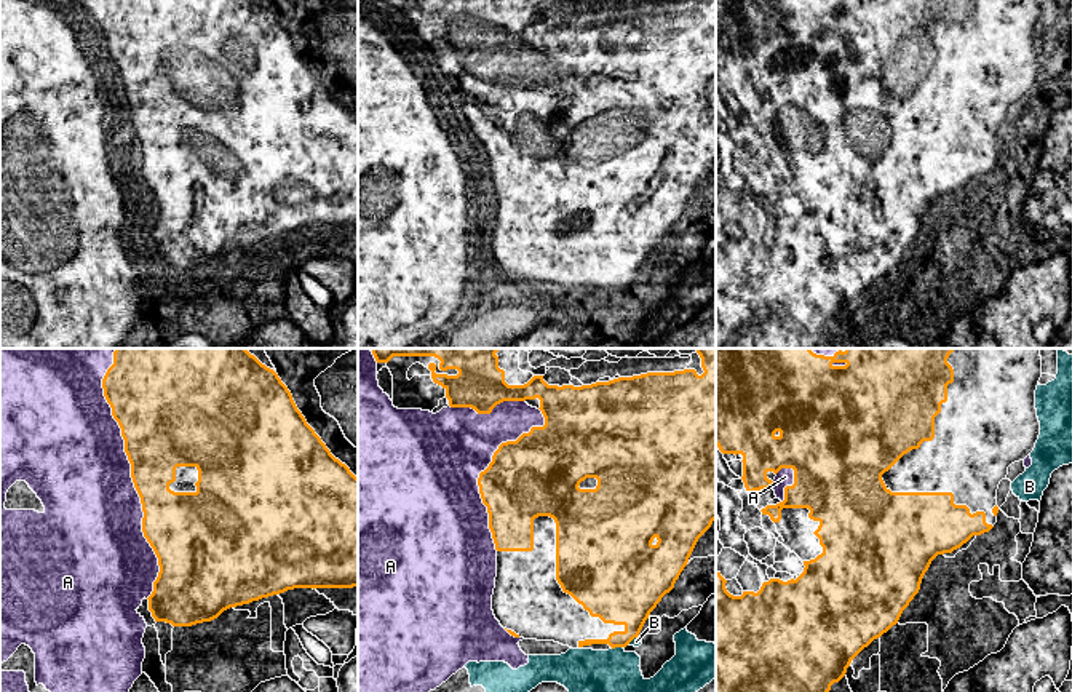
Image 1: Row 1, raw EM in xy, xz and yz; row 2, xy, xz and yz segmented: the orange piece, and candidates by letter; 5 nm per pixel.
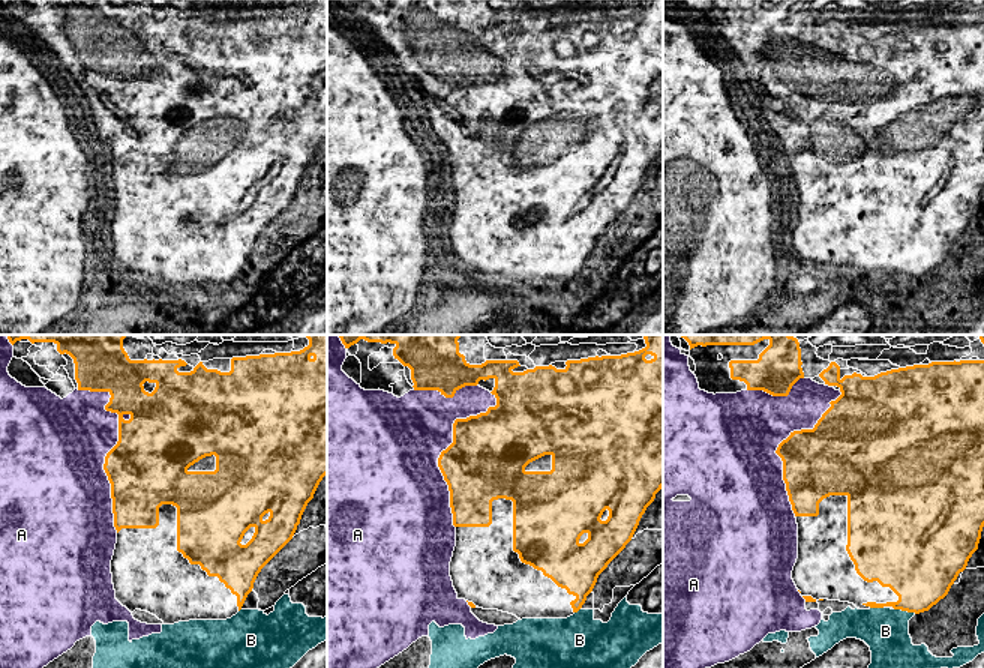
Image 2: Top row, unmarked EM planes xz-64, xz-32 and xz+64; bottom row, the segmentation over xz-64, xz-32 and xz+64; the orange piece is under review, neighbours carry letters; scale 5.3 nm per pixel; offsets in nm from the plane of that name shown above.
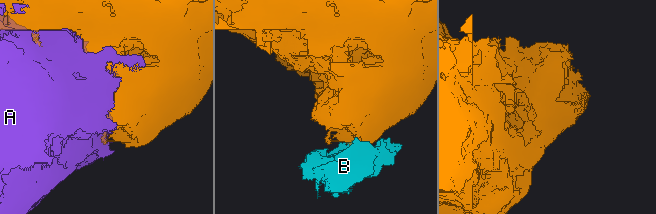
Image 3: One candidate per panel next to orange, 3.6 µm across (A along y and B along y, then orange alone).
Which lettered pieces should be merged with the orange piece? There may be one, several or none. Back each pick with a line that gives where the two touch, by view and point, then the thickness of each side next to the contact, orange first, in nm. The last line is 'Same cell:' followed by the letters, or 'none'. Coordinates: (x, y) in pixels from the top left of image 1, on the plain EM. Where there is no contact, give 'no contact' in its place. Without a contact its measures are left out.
Same cell: none

